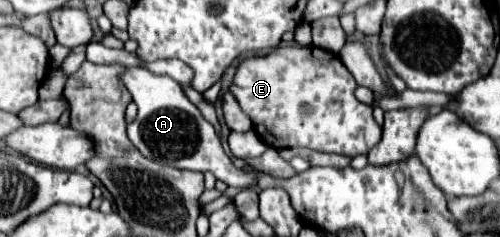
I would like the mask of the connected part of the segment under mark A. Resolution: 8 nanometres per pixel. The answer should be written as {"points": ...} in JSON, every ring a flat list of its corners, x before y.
{"points":[[127,67,121,73,121,83,129,89,133,101,139,107,135,121,127,125,127,135,131,143,141,151,141,155,169,167,173,167,175,161,177,169,187,169,197,173,211,171,219,181,239,189,257,185,259,171,245,173,243,169,233,165,229,155,223,151,219,135,215,133,213,125,185,97,177,81,173,81,167,75,153,75,149,71,141,71,139,67]]}

